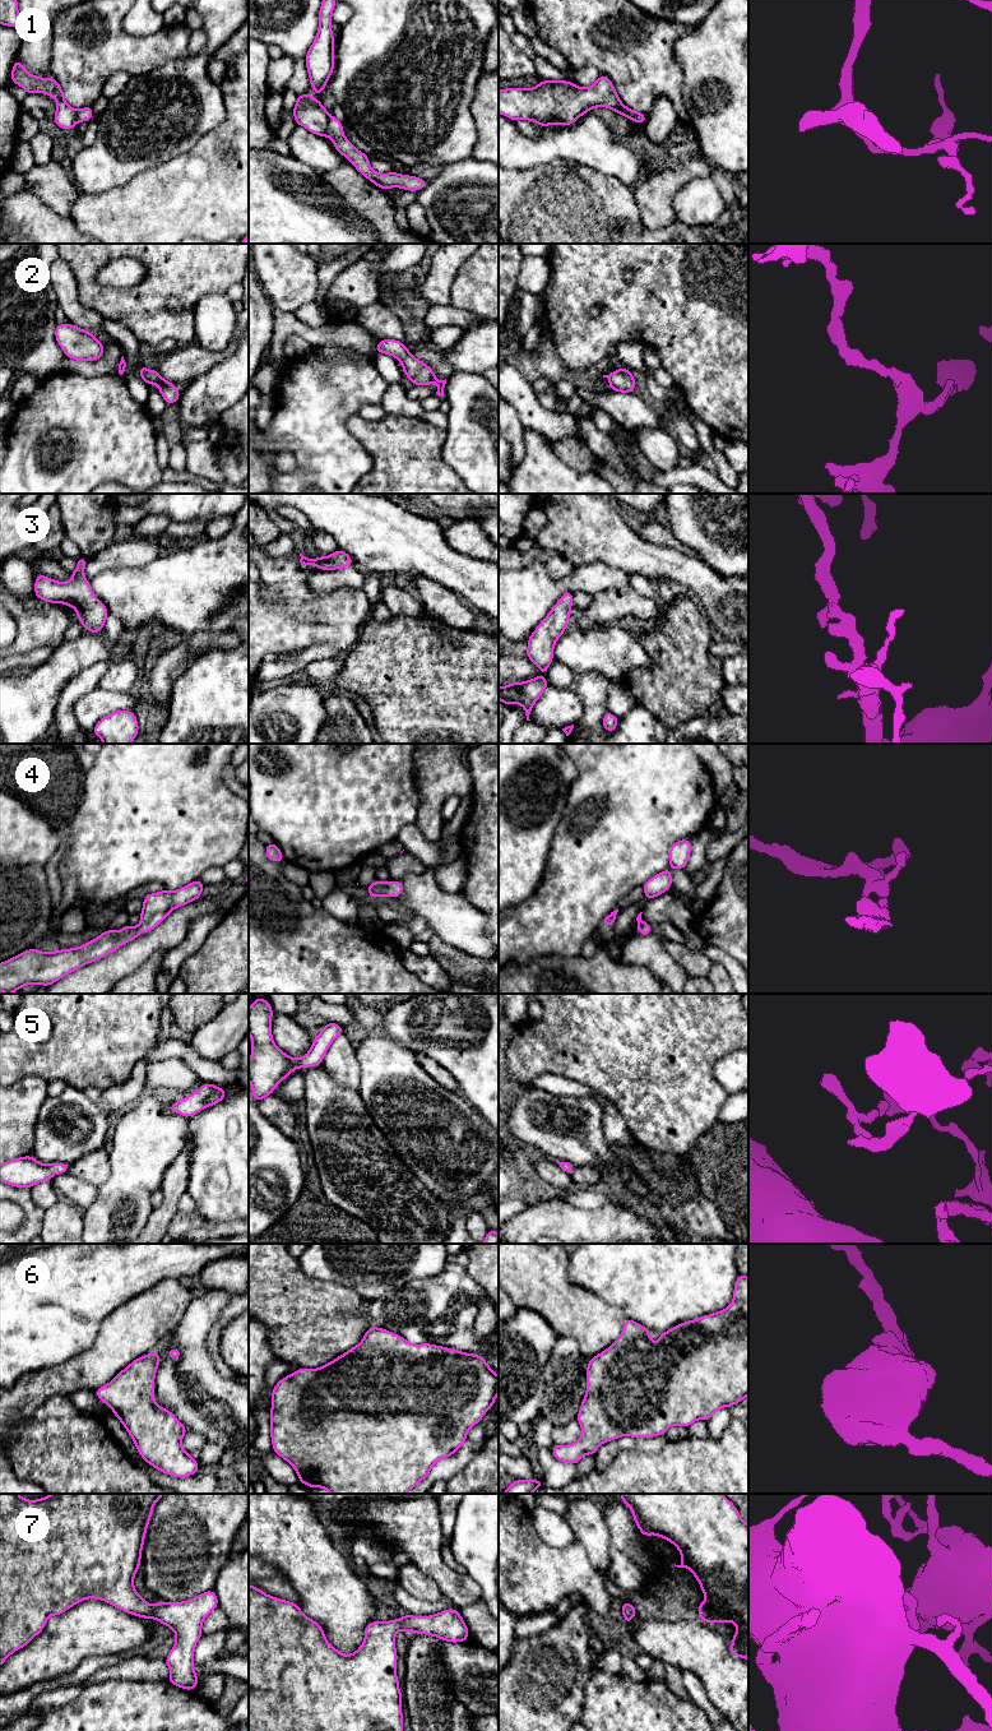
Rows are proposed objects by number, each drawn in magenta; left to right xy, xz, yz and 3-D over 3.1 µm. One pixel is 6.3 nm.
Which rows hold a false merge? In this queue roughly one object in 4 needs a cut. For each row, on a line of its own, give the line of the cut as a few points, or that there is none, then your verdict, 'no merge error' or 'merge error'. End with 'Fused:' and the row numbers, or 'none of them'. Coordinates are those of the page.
1: xz (329, 116), (327, 132), (323, 135) | merge error
2: no cut | no merge error
3: no cut | no merge error
4: no cut | no merge error
5: no cut | no merge error
6: no cut | no merge error
7: no cut | no merge error
Fused: 1

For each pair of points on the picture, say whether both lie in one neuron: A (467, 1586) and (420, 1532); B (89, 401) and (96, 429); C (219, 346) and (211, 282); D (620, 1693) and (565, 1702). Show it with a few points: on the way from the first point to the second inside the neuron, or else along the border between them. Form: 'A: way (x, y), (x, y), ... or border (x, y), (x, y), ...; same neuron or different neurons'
A: way (450, 1581), (426, 1556), (423, 1549); same neuron
B: way (89, 407), (89, 422); same neuron
C: border (226, 292), (204, 295), (195, 304), (193, 318); different neurons
D: border (593, 1671), (584, 1688), (583, 1708), (578, 1717); different neurons

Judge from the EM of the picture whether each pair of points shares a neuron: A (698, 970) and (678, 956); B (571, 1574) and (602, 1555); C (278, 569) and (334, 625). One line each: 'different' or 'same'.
A: same
B: different
C: same

